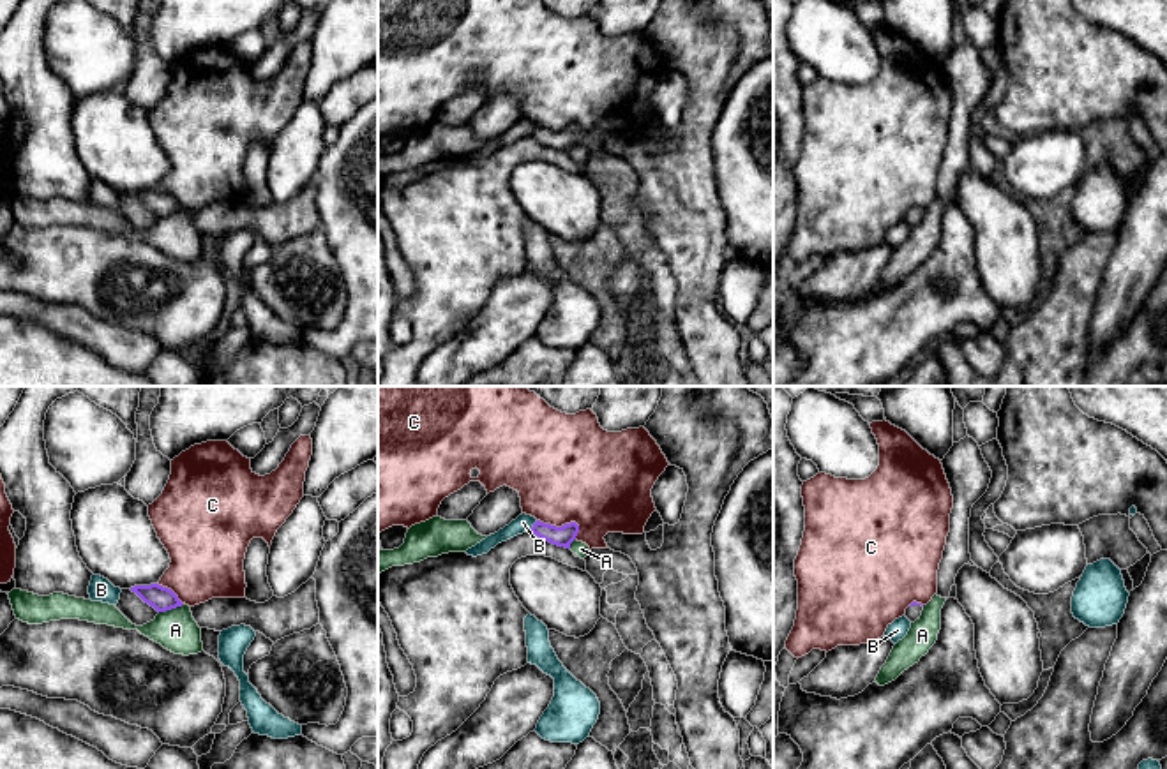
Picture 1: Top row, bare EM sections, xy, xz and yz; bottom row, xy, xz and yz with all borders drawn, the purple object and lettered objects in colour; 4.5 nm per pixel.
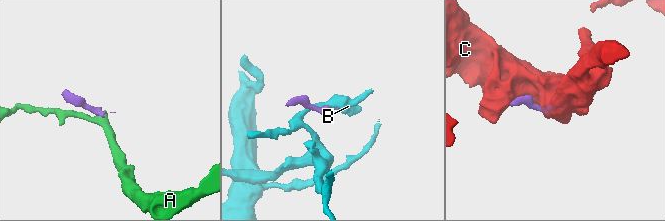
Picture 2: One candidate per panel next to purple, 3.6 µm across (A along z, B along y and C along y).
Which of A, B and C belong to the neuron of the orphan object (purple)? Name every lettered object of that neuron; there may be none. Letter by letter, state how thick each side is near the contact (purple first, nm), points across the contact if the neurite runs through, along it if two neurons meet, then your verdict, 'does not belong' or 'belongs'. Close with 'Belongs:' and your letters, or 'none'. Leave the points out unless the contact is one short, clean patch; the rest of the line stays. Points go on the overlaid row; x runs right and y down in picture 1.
A: calibres 110 and 190 nm; border xy (184, 604), (159, 612); does not belong
B: calibres 90 and 80 nm; border xz (537, 521), (528, 530); does not belong
C: calibres 90 and 460 nm; does not belong
Belongs: none

